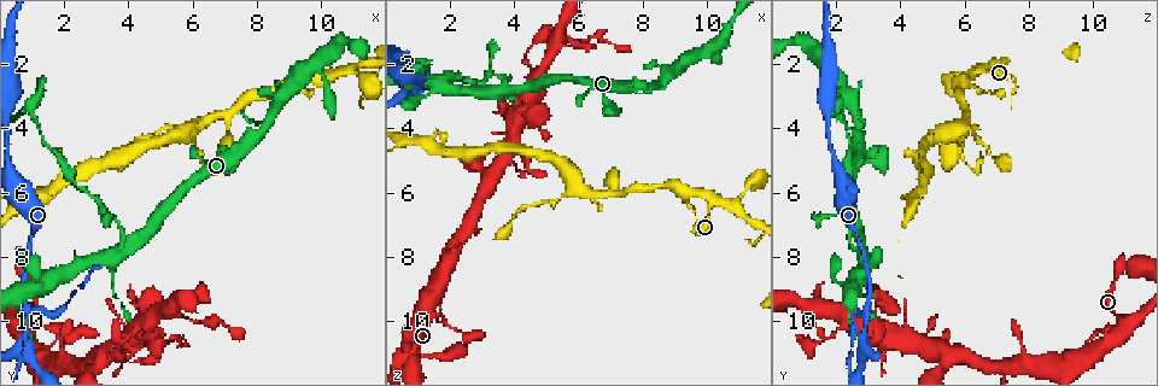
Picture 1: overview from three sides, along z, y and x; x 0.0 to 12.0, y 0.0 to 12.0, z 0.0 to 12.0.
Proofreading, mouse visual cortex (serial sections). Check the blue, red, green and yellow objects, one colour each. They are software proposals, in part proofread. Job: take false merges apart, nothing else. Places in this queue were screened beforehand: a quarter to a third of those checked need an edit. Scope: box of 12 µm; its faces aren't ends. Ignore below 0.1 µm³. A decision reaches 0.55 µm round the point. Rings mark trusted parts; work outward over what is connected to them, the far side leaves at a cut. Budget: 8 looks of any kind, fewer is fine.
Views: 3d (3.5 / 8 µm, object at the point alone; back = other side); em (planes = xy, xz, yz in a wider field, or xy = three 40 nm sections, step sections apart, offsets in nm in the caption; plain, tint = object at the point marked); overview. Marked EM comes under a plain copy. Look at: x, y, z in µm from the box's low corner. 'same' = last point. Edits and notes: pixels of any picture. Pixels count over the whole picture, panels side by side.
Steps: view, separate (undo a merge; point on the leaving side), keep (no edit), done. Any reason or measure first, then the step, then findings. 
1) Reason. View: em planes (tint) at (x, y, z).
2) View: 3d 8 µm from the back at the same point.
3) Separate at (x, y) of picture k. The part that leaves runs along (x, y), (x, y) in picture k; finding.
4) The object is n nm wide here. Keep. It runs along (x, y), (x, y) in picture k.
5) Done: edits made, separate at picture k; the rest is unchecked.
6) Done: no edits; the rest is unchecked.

Arms part here. View: 3d 3.5 µm at (0.9, 9.7, 2.9).

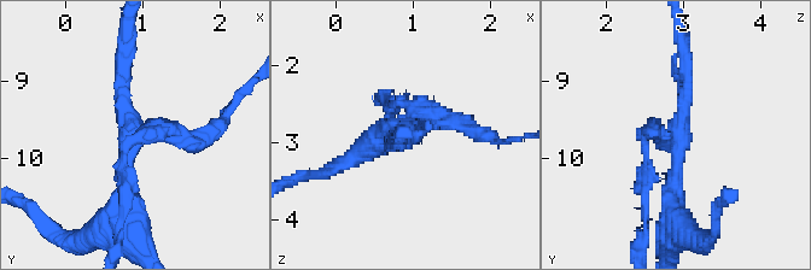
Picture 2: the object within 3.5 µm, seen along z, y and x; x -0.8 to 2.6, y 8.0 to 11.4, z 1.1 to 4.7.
View: em xy step 3 (tint) at (0.90, 9.65, 2.95).

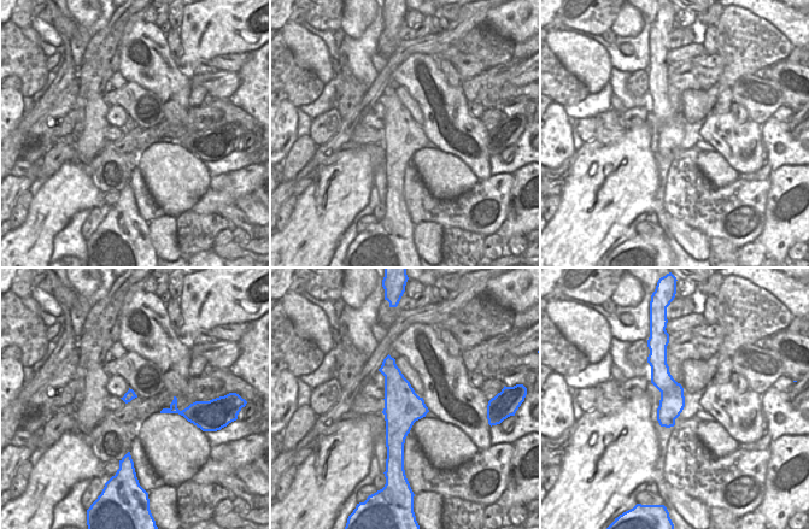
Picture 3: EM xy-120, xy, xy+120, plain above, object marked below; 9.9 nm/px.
Separate at (194, 139) of picture 2. The part that leaves runs along (159, 136), (204, 140), (252, 88) in picture 2; a second cell is stuck on.

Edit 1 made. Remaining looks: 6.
Abrupt turn. View: 3d 3.5 µm at (3.8, 7.8, 2.7).

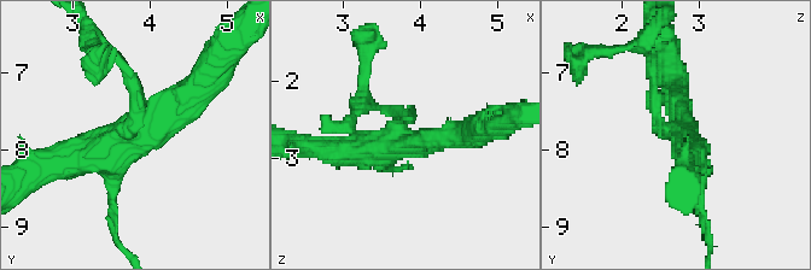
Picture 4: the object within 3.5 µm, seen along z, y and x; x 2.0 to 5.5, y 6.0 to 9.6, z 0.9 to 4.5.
Need the tissue. View: em xy step 5 (tint) at (3.75, 7.75, 2.80).

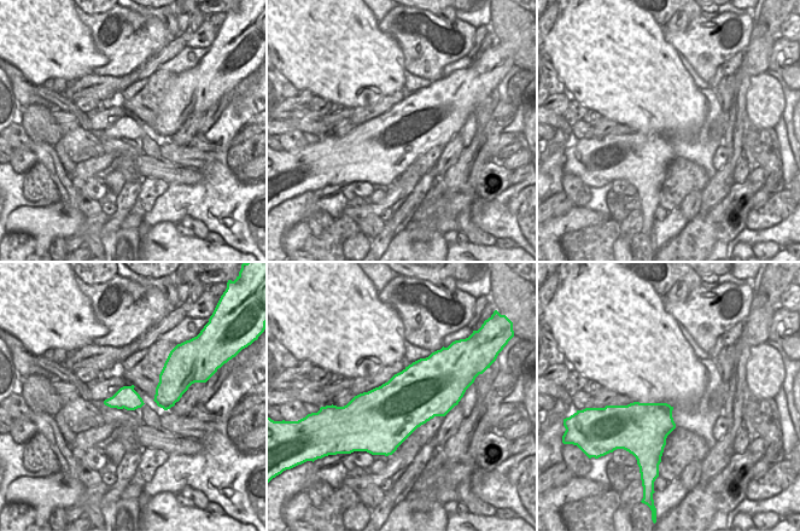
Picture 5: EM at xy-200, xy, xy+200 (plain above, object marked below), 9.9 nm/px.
View: em xy step 1 (tint) at the same point.

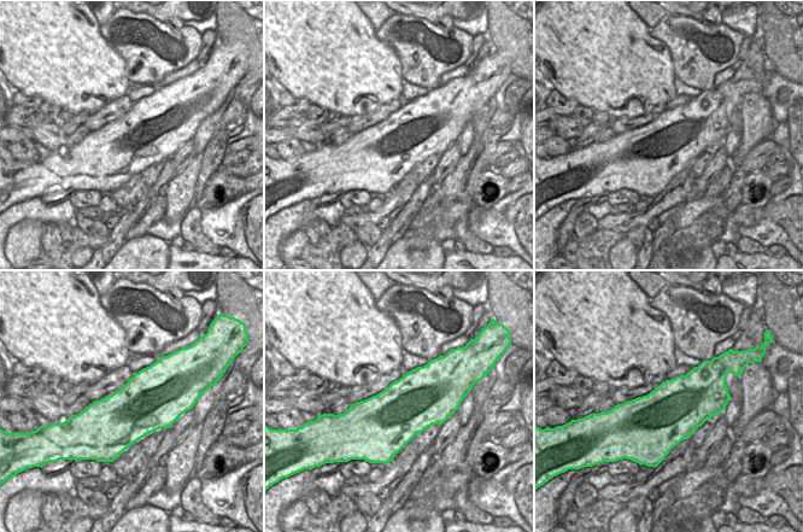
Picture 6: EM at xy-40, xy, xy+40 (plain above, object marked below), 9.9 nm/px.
Separate at (652, 74) of picture 4. The part that leaves runs along (136, 119), (124, 64), (85, 35) in picture 4; a second cell is stuck on.

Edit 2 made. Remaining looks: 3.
A fork. View: 3d 3.5 µm at (10.7, 2.3, 6.4).

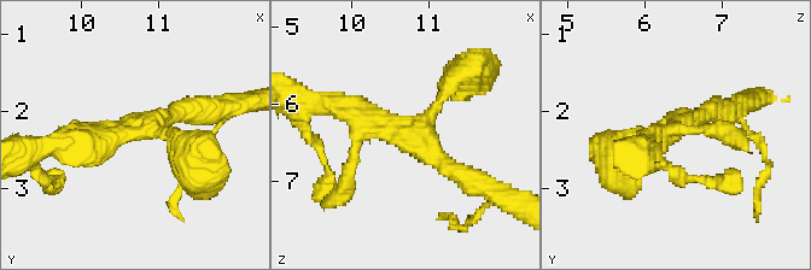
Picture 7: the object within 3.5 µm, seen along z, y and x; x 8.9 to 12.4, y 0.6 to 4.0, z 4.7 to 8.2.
Keep. It runs along (351, 160), (359, 133), (419, 127), (455, 77) in picture 7; all the same cell.

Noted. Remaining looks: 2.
Done: edits made, separate at picture 2, separate at picture 4; the rest is unchecked.

